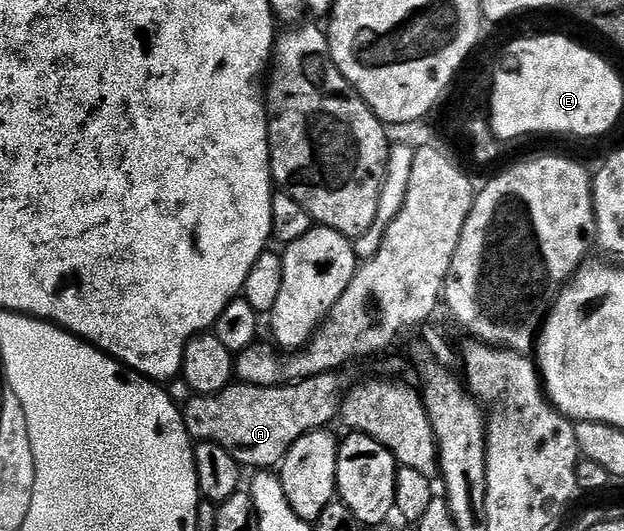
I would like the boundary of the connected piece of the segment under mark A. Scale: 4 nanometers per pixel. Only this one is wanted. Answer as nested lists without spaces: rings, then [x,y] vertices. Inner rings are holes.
[[[326,371],[314,375],[311,379],[287,381],[277,387],[258,387],[252,383],[240,382],[238,385],[227,387],[217,395],[190,396],[187,407],[182,408],[183,420],[192,440],[205,443],[216,443],[231,452],[231,455],[244,468],[275,469],[289,453],[289,449],[305,433],[326,428],[340,418],[345,386],[342,374]]]

